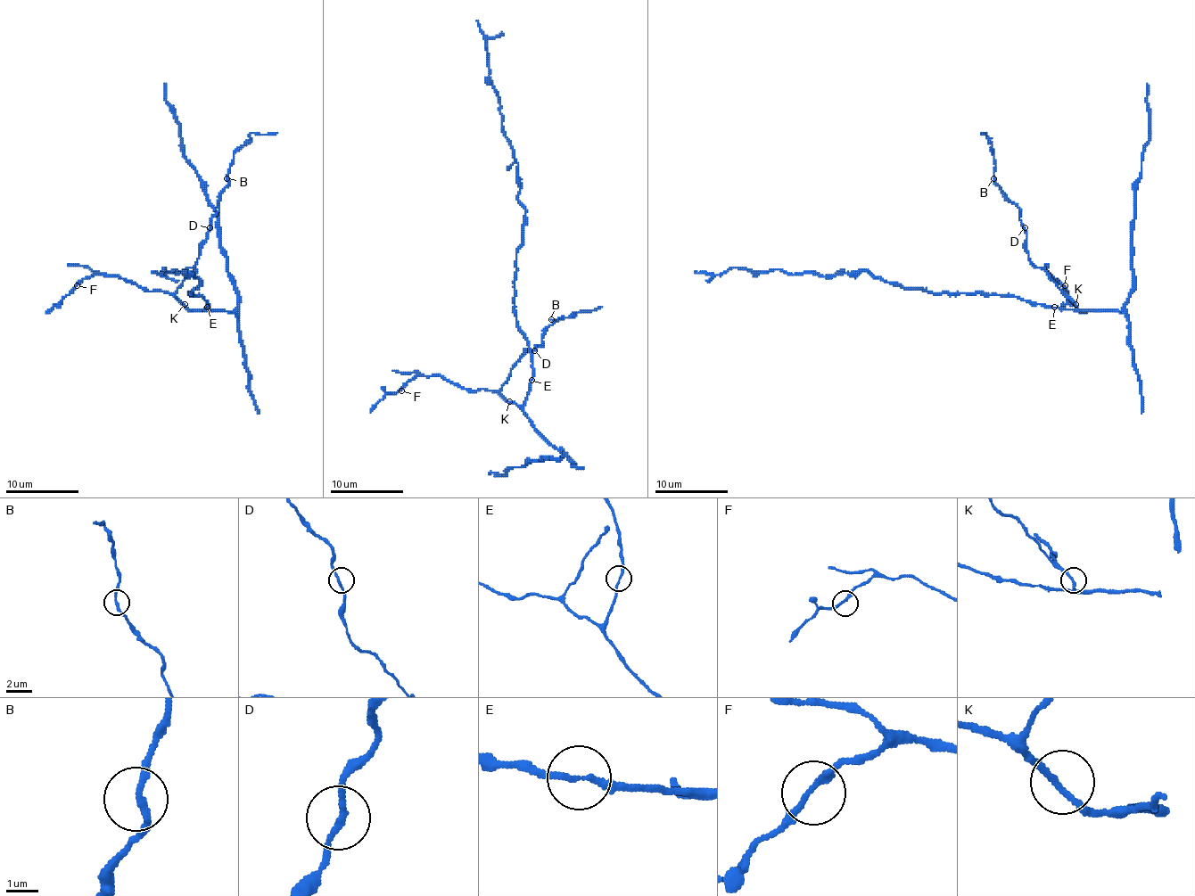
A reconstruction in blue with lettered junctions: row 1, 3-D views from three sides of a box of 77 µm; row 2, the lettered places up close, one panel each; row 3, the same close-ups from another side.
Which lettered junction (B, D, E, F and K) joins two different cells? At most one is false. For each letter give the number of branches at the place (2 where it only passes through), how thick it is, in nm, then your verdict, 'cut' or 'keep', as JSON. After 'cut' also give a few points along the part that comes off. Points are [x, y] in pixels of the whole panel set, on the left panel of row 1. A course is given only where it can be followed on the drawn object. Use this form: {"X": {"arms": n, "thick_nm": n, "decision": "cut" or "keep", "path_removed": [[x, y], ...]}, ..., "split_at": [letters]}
{"B": {"arms": 2, "thick_nm": 190, "decision": "keep"}, "D": {"arms": 2, "thick_nm": 180, "decision": "keep"}, "E": {"arms": 2, "thick_nm": 170, "decision": "keep"}, "F": {"arms": 2, "thick_nm": 180, "decision": "keep"}, "K": {"arms": 2, "thick_nm": 180, "decision": "keep"}, "split_at": []}

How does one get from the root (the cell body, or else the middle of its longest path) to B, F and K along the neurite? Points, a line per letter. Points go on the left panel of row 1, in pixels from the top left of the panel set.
B: (206, 300), (204, 309), (190, 309), (175, 291), (199, 257), (226, 178)
F: (206, 300), (208, 306), (204, 309), (188, 309), (168, 293), (144, 291), (115, 275), (91, 275), (77, 285)
K: (206, 300), (208, 306), (204, 309), (190, 309), (185, 304)

